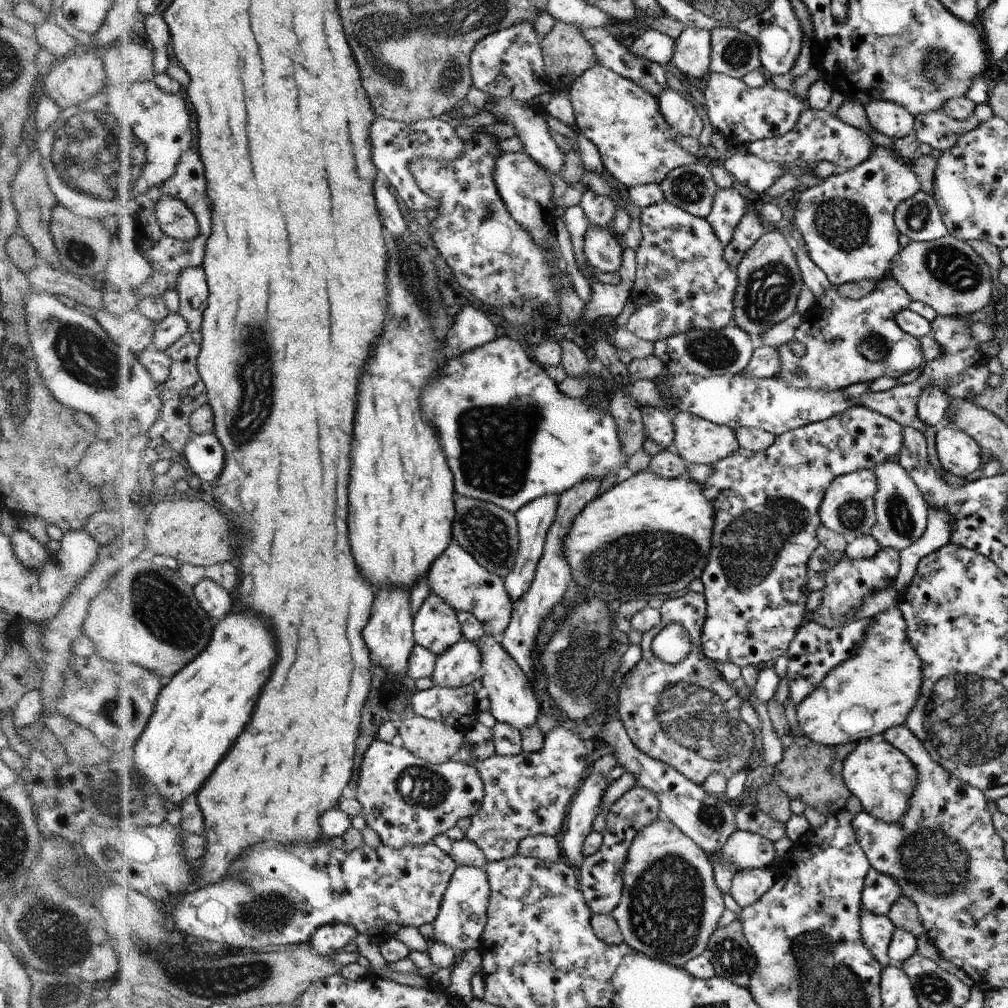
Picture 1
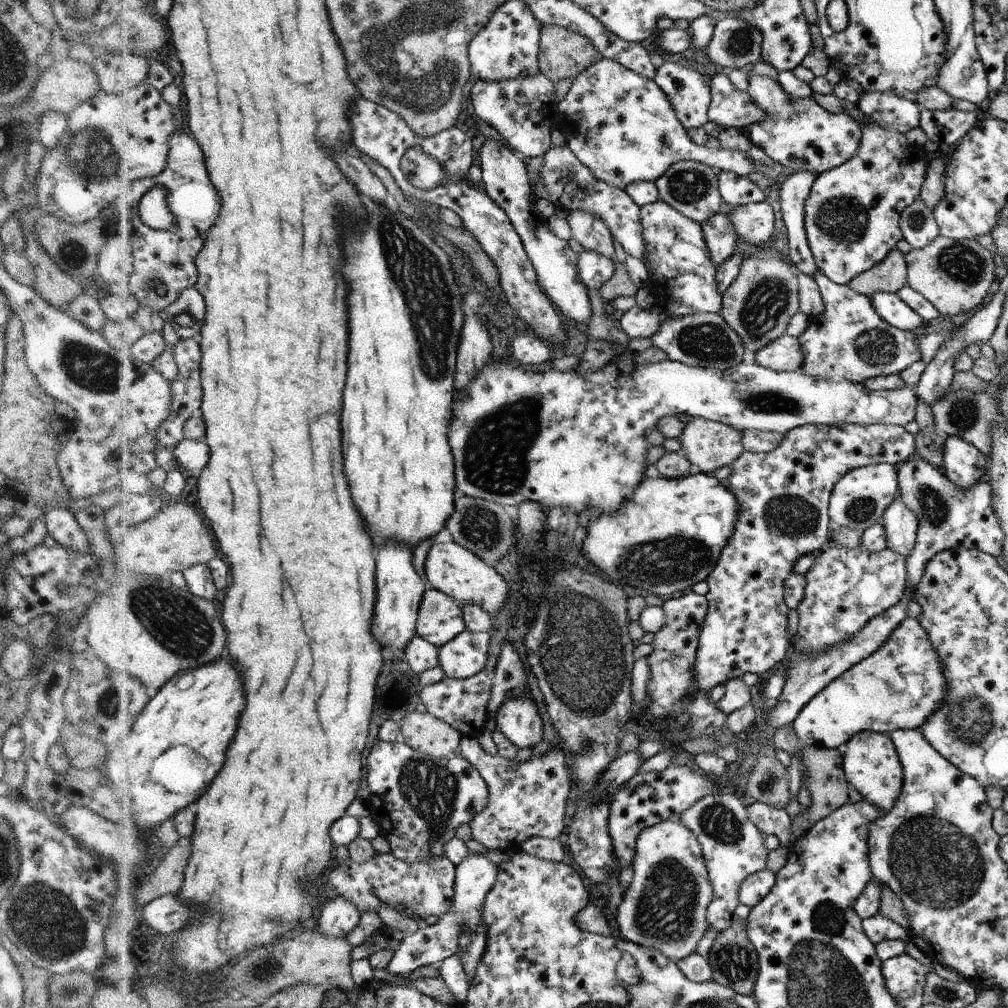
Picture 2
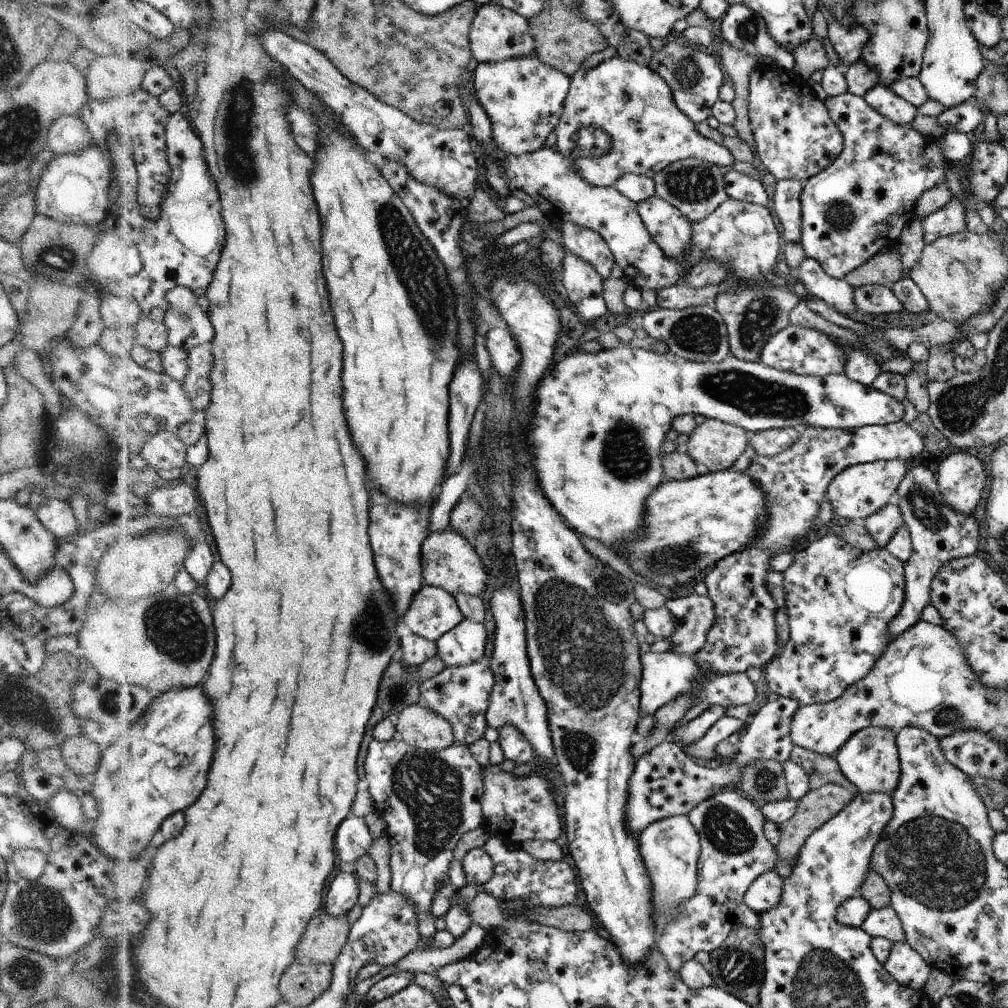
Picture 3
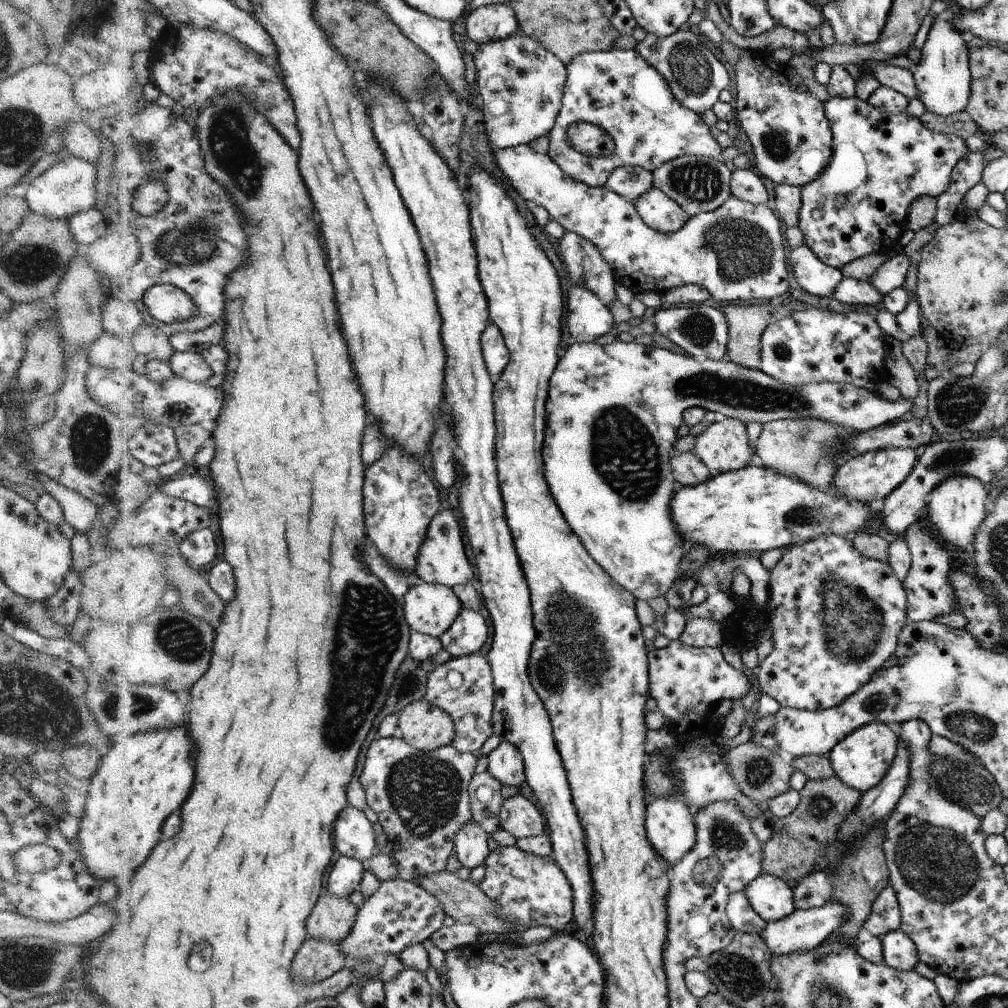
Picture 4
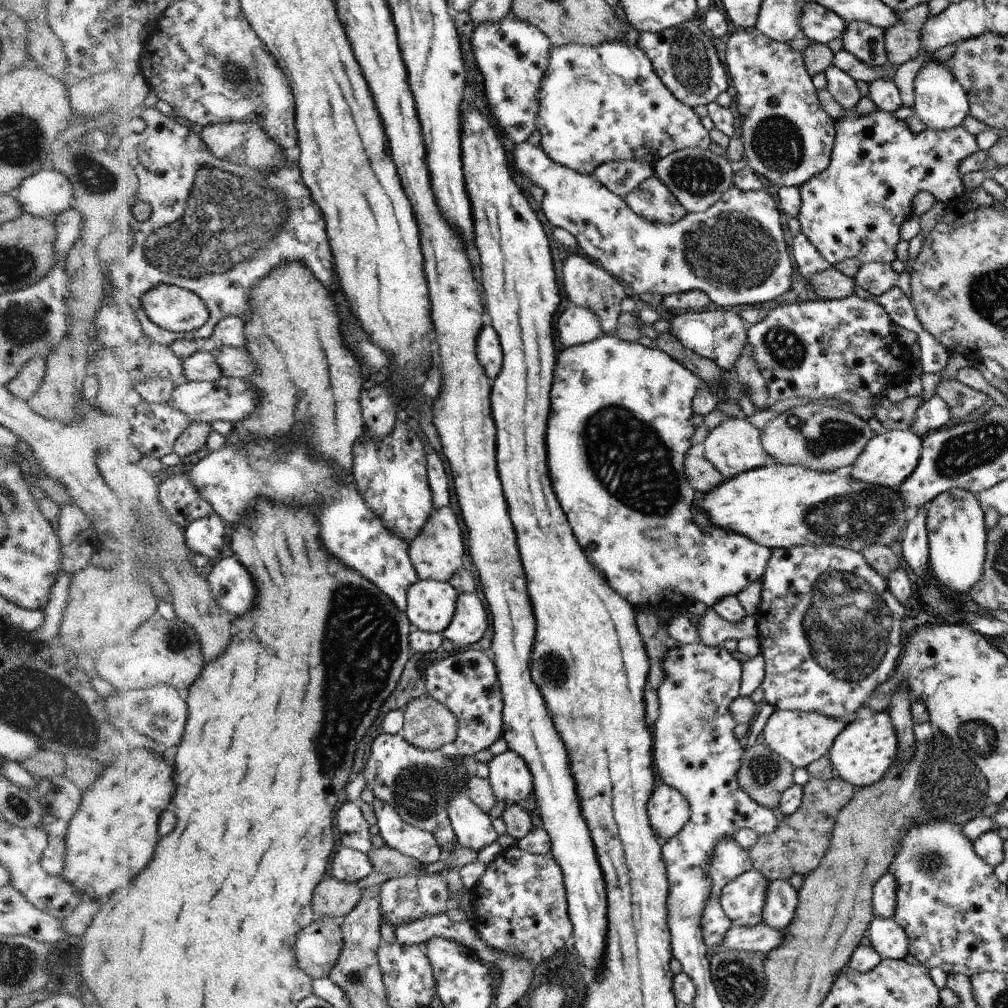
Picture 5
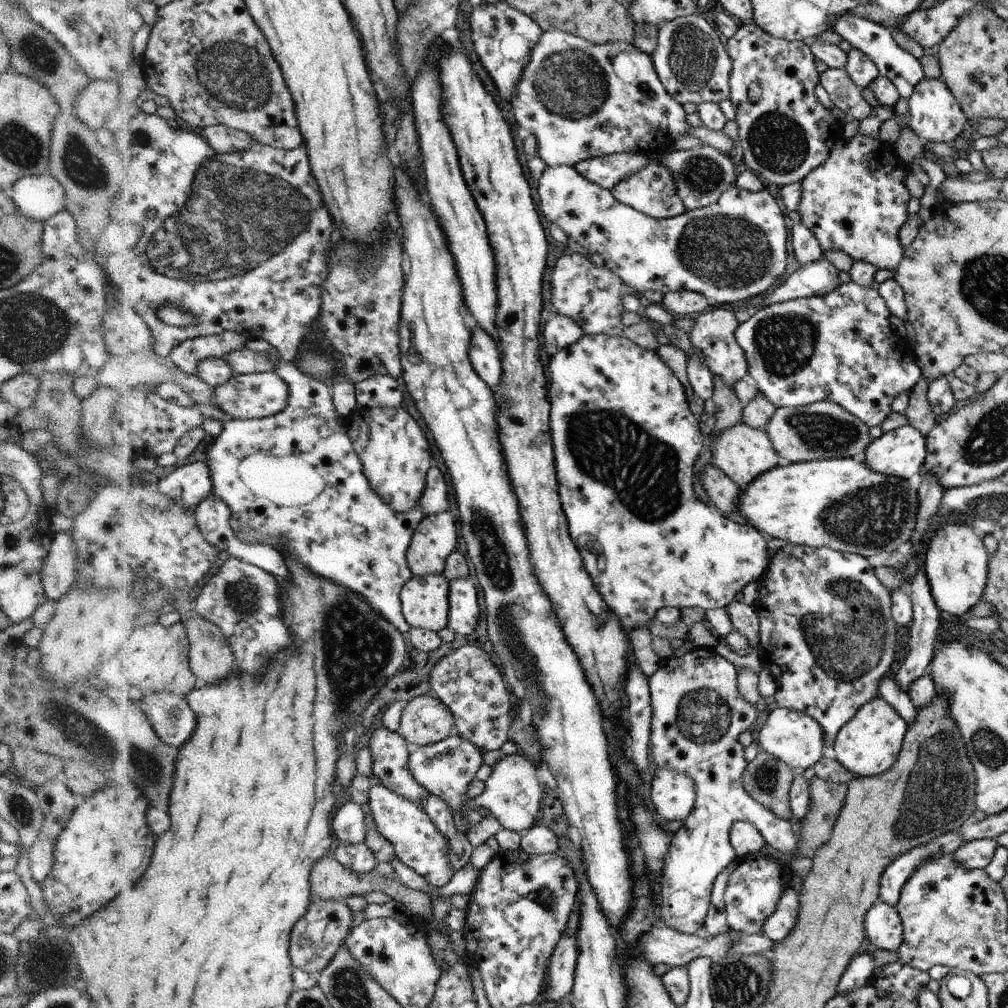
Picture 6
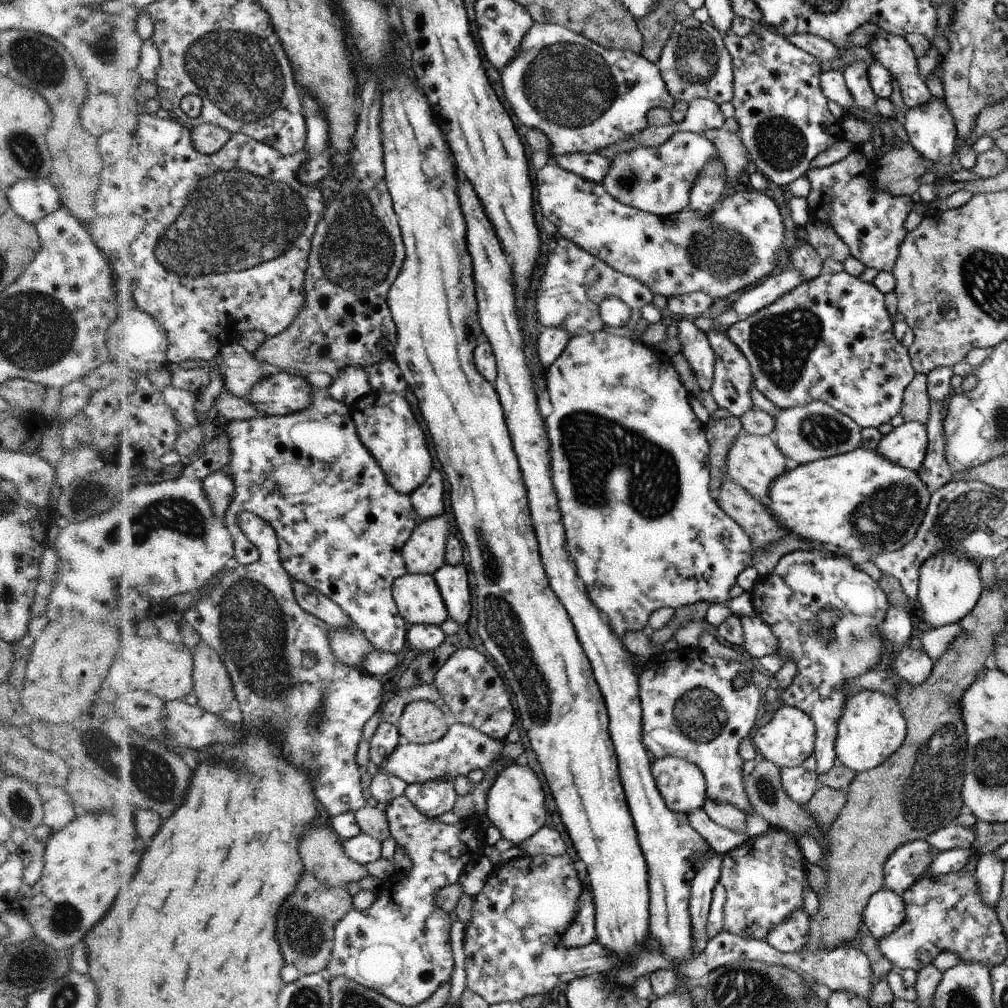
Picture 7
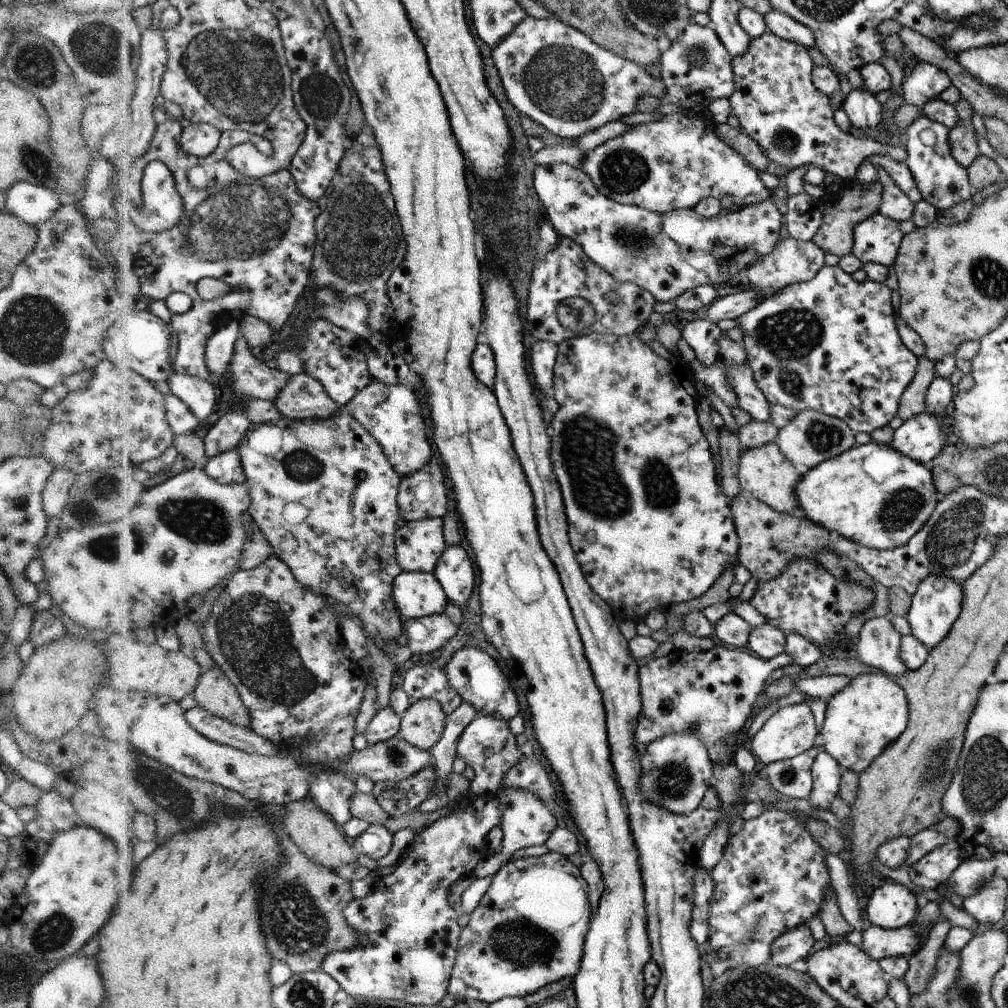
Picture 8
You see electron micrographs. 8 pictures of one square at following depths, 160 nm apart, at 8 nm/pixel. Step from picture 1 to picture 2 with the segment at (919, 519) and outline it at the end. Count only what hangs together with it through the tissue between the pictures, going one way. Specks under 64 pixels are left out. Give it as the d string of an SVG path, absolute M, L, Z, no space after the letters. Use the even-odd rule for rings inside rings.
M900 495L888 506L882 524L887 531L887 548L905 557L910 555L916 545L918 520L900 500Z

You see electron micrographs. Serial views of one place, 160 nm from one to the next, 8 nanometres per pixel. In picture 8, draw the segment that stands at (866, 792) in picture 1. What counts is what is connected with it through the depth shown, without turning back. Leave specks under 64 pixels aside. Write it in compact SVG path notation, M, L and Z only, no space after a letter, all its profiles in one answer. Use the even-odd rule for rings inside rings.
M864 674L851 679L849 685L836 693L826 705L821 728L821 749L828 751L843 770L862 773L870 768L879 754L899 740L910 724L910 703L906 691L884 674Z

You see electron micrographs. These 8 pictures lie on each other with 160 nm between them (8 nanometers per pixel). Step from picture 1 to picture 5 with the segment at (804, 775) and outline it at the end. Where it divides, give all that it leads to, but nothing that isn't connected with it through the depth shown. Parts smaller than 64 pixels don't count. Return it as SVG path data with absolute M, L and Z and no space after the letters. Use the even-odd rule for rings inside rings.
M838 776L828 780L810 778L802 786L803 804L799 806L794 814L785 816L774 832L765 835L759 835L752 848L749 848L749 855L753 868L760 871L770 882L776 879L787 881L794 874L810 874L822 860L824 851L829 847L833 826L835 825L838 813L852 800L856 787Z

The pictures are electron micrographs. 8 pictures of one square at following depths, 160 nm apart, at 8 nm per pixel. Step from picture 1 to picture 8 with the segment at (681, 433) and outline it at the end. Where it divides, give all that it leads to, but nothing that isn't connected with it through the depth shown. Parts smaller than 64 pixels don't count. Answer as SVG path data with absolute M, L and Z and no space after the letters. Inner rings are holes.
M770 441L759 447L744 449L739 456L737 472L742 490L754 495L770 508L781 513L804 516L799 508L795 488L802 475L795 469L794 464L783 454L776 442Z

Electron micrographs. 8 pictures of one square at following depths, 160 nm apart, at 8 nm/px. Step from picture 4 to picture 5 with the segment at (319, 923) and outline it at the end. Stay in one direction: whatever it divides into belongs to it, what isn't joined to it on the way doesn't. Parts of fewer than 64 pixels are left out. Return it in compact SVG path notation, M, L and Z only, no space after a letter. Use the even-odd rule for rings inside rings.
M330 874L315 892L315 918L332 917L340 922L350 917L360 904L364 889L357 883L347 883Z

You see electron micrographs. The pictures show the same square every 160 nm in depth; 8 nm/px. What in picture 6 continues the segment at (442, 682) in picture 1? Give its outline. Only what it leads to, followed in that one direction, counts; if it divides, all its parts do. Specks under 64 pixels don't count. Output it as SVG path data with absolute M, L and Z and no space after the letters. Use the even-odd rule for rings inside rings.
M452 579L449 581L450 612L447 618L447 628L456 637L470 636L480 622L480 604L478 594L470 579Z

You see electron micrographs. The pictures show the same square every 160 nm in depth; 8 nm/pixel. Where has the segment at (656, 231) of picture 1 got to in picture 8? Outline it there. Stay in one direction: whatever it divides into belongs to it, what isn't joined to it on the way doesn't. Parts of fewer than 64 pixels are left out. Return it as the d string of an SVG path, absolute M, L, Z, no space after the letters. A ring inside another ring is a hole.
M699 109L682 110L676 114L670 114L662 117L659 121L639 125L630 131L624 133L621 137L607 140L605 143L598 145L591 151L585 152L585 160L583 161L582 170L584 170L601 193L604 193L609 199L614 199L617 203L623 205L636 205L645 209L662 213L670 213L676 209L693 209L703 198L714 197L720 200L724 194L730 194L734 197L734 204L737 206L746 206L759 203L770 198L770 190L764 186L763 181L759 178L759 172L751 168L735 150L728 146L718 135L718 128L715 126L712 116L706 113L702 114Z

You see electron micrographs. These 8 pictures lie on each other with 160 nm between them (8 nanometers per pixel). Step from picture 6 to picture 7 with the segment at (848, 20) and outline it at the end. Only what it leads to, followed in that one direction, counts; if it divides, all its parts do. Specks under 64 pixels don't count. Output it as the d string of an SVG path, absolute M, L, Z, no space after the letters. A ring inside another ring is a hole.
M878 31L866 48L898 81L900 94L908 109L922 106L930 97L927 84L920 78L919 59L905 37L886 31Z

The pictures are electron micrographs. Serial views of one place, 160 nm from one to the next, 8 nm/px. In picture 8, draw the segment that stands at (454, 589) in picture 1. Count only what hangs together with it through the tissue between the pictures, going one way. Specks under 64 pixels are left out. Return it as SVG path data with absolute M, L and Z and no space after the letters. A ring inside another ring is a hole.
M442 517L408 521L396 532L397 562L409 572L433 573L446 550L442 536Z

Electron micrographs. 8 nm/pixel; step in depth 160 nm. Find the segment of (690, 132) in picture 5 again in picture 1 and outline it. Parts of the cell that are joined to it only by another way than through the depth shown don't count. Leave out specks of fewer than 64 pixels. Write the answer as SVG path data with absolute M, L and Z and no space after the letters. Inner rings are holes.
M594 65L574 81L569 90L569 99L574 109L575 125L596 145L606 174L622 182L628 189L648 183L660 184L671 170L697 161L696 156L686 152L674 141L676 132L660 114L659 99L604 65ZM736 153L725 160L724 167L740 184L750 188L756 194L767 191L782 174L782 163L765 161L750 153Z

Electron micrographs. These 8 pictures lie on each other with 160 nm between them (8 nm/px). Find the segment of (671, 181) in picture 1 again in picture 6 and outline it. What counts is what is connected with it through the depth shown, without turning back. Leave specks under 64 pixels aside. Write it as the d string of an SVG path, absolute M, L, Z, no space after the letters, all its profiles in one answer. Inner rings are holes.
M710 145L664 153L660 160L661 165L672 173L678 196L682 199L686 211L715 203L722 193L737 181L736 168L729 155Z

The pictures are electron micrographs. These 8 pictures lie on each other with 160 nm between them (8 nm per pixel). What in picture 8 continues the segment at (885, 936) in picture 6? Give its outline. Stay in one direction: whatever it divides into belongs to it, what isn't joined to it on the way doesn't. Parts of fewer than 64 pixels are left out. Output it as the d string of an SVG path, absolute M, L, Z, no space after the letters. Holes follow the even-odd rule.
M887 880L871 895L863 914L877 927L899 929L917 917L915 893L896 881Z

